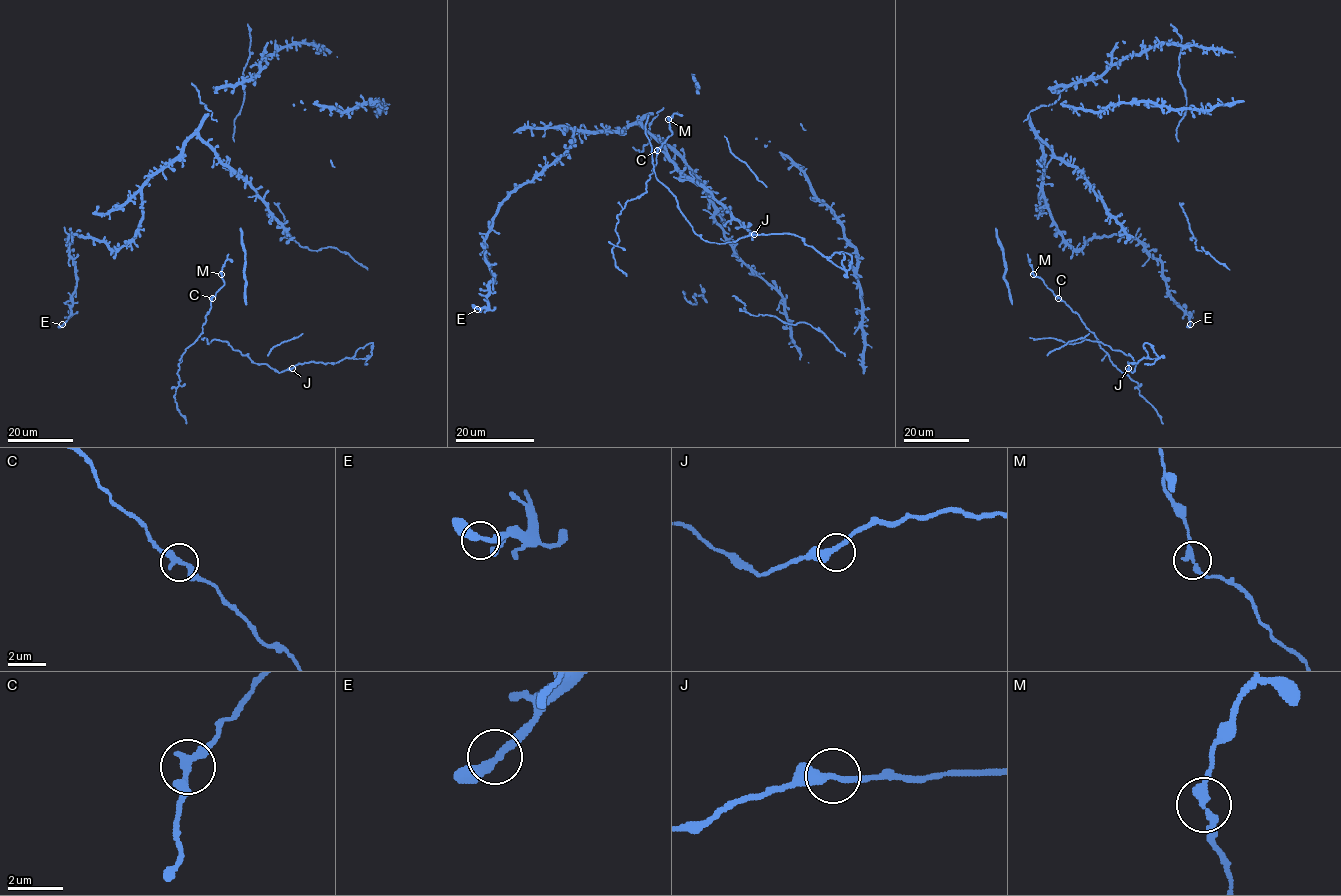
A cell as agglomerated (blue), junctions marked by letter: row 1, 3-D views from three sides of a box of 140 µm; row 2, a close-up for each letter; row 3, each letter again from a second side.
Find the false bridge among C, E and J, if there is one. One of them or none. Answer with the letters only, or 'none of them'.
none of them

